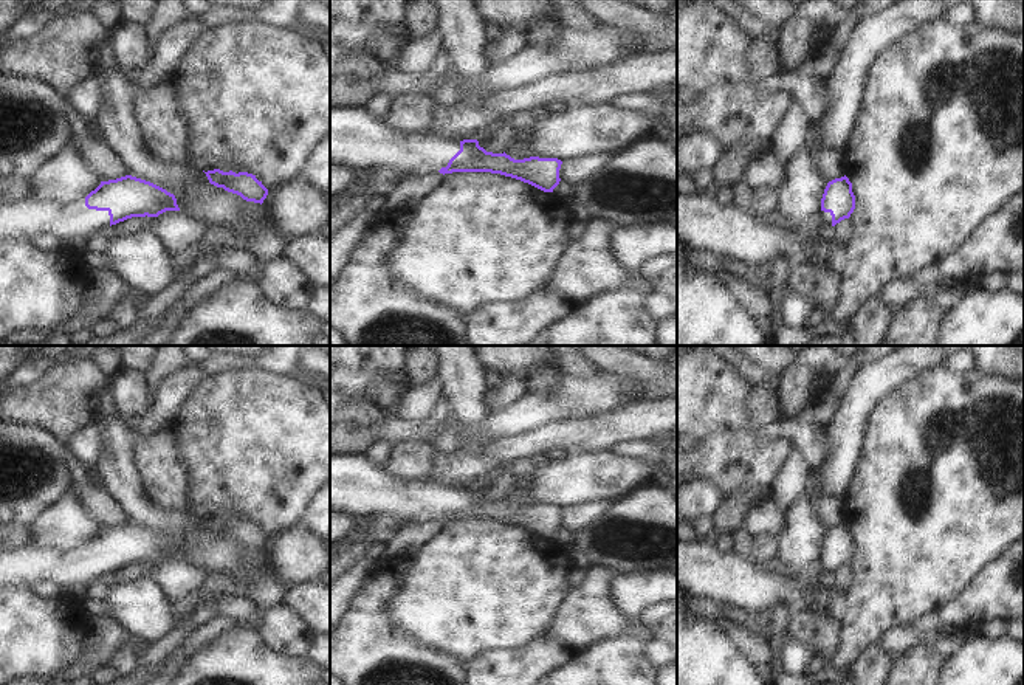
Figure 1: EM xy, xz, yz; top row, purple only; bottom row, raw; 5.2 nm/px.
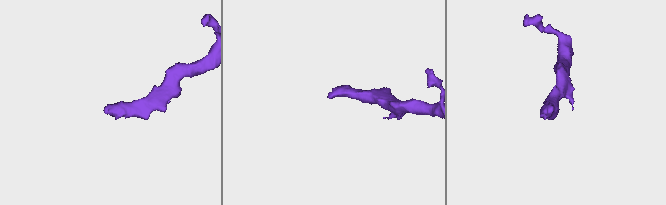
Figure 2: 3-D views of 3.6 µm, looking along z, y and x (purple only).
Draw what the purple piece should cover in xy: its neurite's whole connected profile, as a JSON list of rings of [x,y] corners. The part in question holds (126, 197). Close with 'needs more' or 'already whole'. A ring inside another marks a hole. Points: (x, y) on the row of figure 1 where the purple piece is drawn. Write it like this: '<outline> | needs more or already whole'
[[[125,175],[101,181],[87,197],[70,203],[43,203],[28,197],[0,206],[0,240],[29,240],[48,232],[67,243],[74,237],[90,239],[132,217],[158,217],[166,211],[180,211],[174,194]]] | needs more

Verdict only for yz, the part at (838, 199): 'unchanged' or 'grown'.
grown

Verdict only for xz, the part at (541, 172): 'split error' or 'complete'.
split error

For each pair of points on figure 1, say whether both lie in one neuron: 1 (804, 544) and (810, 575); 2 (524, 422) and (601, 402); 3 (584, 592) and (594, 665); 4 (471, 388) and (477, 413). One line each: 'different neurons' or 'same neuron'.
1: different neurons
2: same neuron
3: different neurons
4: same neuron

